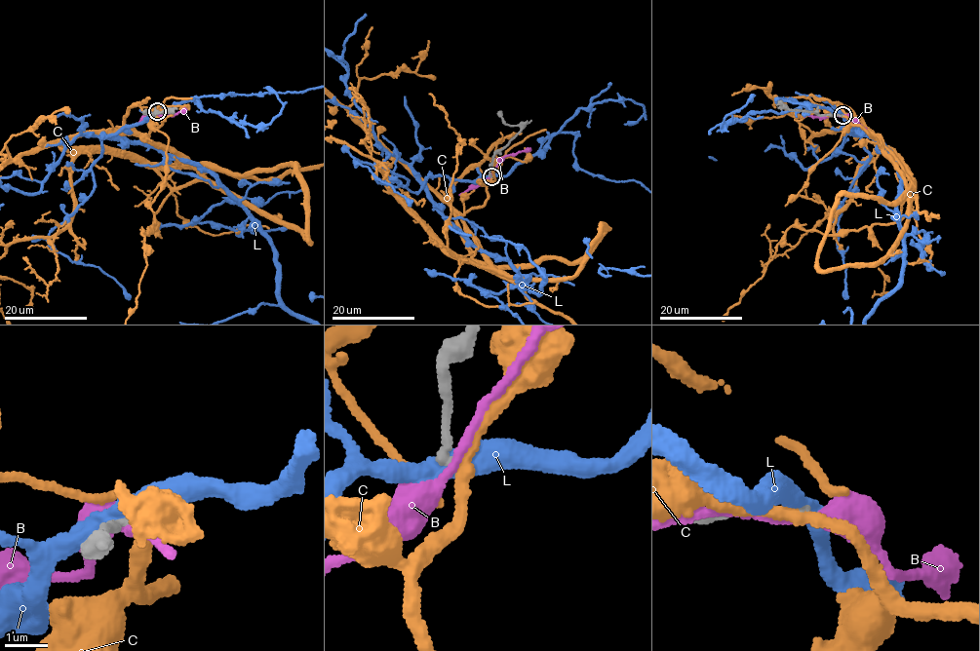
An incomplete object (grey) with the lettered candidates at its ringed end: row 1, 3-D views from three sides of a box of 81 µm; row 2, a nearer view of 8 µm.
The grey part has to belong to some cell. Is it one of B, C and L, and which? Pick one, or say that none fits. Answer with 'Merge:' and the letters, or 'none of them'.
Merge: none of them

